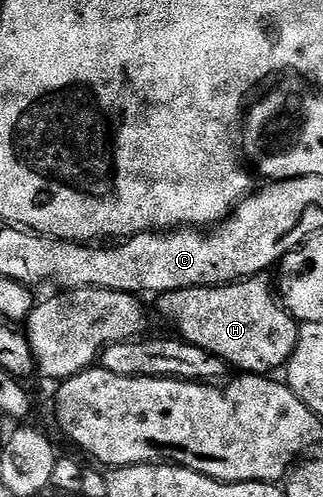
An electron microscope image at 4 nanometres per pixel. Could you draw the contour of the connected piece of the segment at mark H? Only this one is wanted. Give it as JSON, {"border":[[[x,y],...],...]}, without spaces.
{"border":[[[270,276],[246,277],[234,285],[212,285],[202,289],[178,289],[164,293],[158,298],[159,313],[165,320],[171,321],[176,334],[197,347],[205,347],[217,355],[232,370],[243,375],[271,375],[274,369],[282,370],[297,347],[300,322],[296,321],[283,308]]]}

